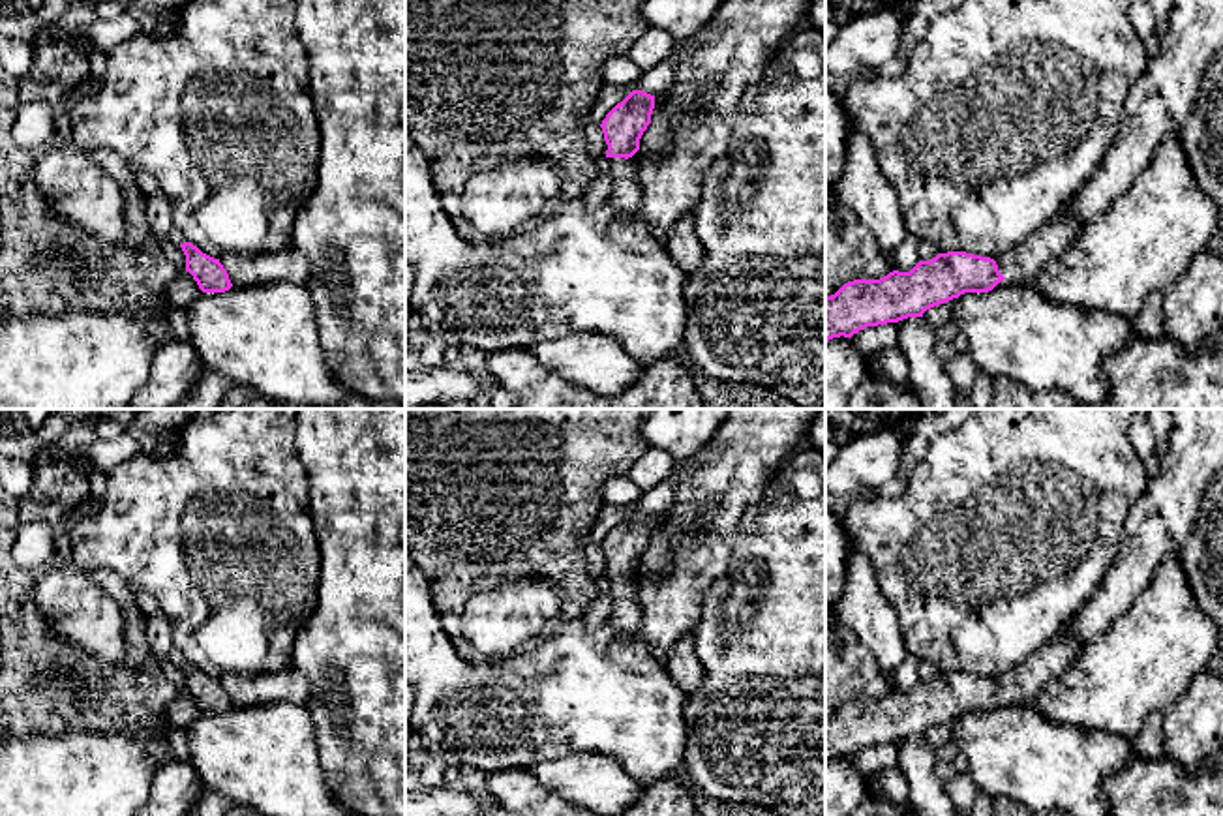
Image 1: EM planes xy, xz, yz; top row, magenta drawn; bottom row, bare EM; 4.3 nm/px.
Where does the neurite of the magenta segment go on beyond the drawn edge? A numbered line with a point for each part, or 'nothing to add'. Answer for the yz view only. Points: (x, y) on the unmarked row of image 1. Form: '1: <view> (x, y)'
1: yz (1019, 685)

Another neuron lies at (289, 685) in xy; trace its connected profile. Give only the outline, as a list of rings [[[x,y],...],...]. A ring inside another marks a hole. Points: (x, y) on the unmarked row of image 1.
[[[293,666],[276,673],[229,673],[219,683],[227,690],[233,707],[255,707],[274,702],[306,705],[310,698],[306,675]]]

